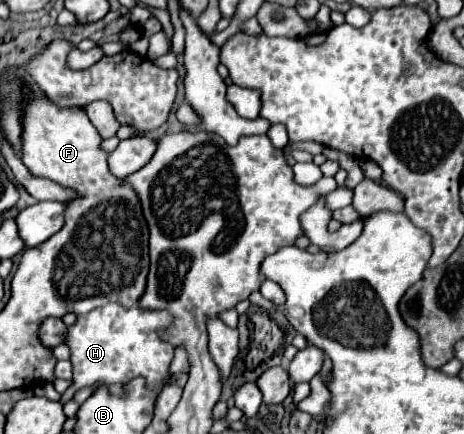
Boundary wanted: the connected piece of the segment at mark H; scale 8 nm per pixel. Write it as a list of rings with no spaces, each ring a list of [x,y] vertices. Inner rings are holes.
[[[109,303],[97,307],[85,315],[79,315],[65,333],[65,343],[71,349],[73,385],[61,395],[67,403],[83,387],[107,387],[113,395],[125,395],[125,385],[137,377],[143,377],[149,389],[157,391],[169,381],[169,365],[175,347],[161,339],[161,331],[171,325],[169,311],[151,309],[125,309],[123,305]]]

